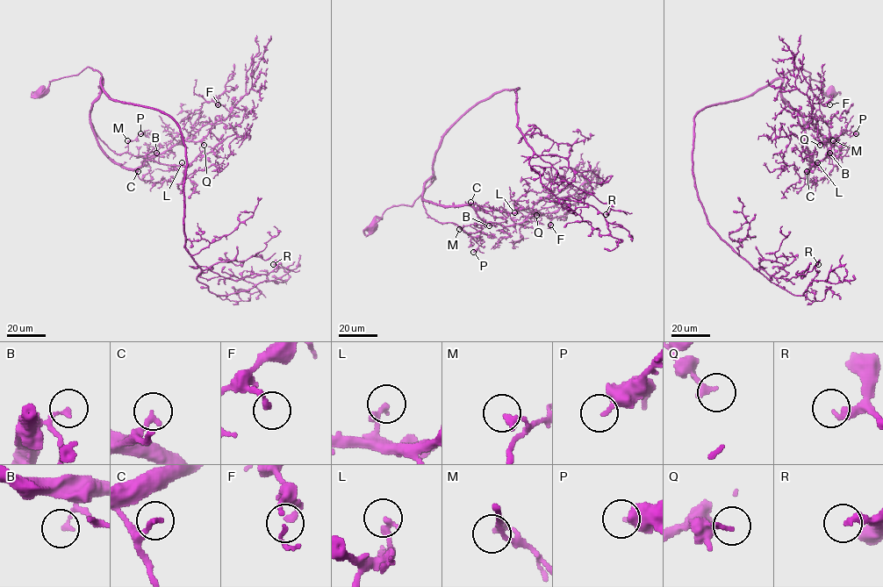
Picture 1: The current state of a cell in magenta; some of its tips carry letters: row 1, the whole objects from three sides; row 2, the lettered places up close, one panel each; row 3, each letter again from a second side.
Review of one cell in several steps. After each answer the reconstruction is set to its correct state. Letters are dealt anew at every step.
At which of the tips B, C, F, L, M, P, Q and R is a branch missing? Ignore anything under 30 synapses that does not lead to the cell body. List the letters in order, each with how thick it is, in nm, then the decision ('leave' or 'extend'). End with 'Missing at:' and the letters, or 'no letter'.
B: calibre 160 nm; leave
C: calibre 200 nm; leave
F: calibre 200 nm; leave
L: calibre 220 nm; extend
M: calibre 280 nm; leave
P: calibre 260 nm; leave
Q: calibre 240 nm; leave
R: calibre 300 nm; leave
Missing at: L

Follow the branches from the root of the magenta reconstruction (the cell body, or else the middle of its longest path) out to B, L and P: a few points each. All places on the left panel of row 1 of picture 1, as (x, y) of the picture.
B: (42, 93), (53, 80), (88, 67), (96, 69), (102, 82), (90, 121), (98, 146), (131, 168), (156, 153)
L: (42, 93), (53, 80), (96, 69), (102, 82), (90, 121), (98, 146), (128, 168), (182, 162)
P: (42, 93), (53, 80), (96, 69), (102, 82), (90, 122), (98, 137), (121, 153), (140, 133)

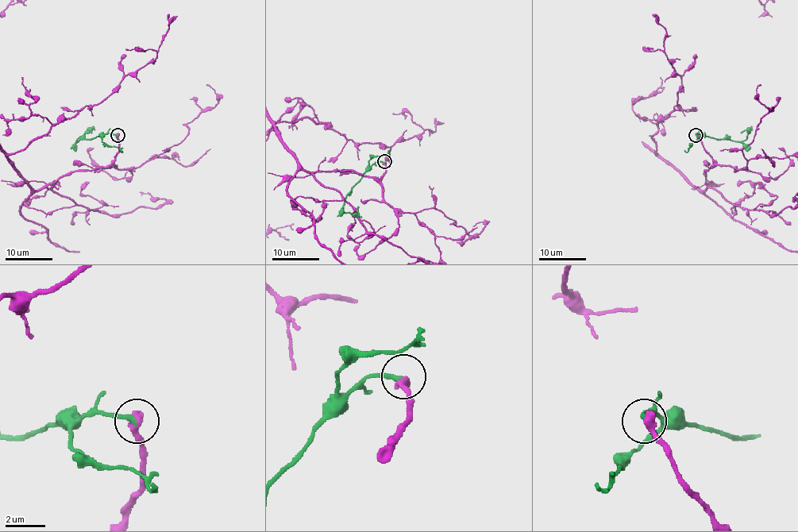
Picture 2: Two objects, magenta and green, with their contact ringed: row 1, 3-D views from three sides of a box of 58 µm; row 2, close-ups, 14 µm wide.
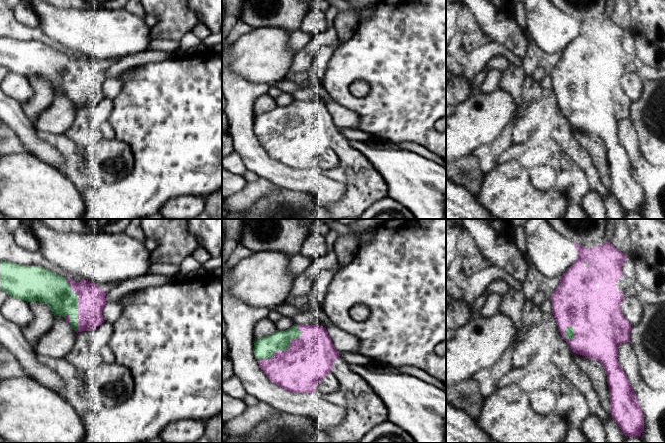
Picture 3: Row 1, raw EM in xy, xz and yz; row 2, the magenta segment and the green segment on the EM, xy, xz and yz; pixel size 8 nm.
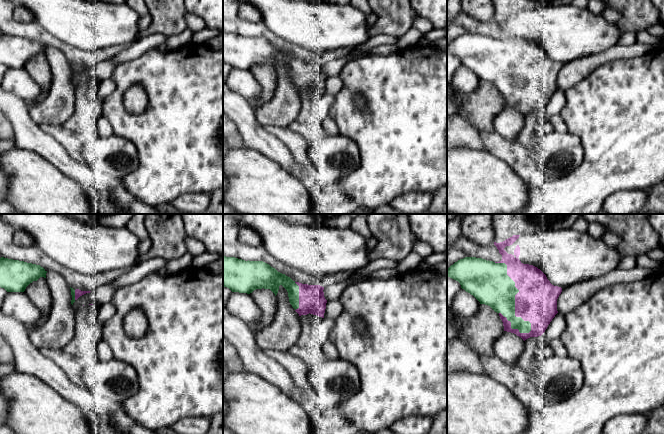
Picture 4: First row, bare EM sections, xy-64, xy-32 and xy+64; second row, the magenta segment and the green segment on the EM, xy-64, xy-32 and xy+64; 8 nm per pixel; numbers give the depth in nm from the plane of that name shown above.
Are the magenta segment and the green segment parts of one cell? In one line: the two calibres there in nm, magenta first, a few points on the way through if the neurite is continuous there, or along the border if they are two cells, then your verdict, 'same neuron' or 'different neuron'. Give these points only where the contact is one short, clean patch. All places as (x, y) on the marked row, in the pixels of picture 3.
calibres 380 and 170 nm; same neuron

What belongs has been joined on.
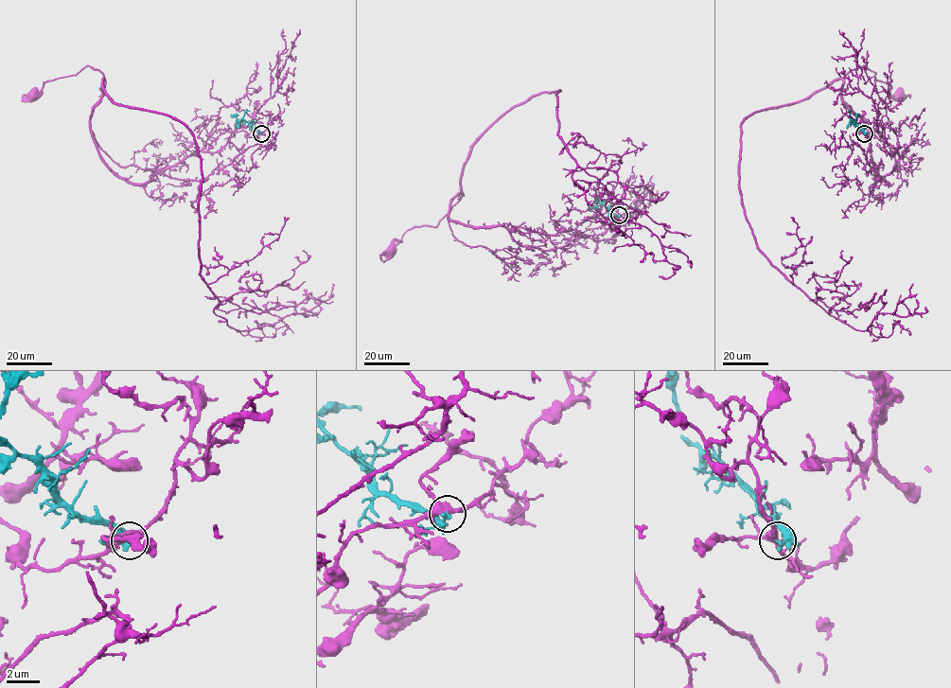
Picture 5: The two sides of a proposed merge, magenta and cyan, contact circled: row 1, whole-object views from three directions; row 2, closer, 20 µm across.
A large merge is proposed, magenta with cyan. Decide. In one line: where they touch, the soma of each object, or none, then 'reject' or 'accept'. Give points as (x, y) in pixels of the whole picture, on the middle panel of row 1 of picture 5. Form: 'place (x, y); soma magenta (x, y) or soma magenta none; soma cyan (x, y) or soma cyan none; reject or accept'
place (619, 215); soma magenta (392, 250); soma cyan none; reject

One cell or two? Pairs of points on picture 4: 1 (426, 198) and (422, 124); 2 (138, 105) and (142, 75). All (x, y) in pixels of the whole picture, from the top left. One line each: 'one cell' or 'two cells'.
1: two cells
2: two cells

